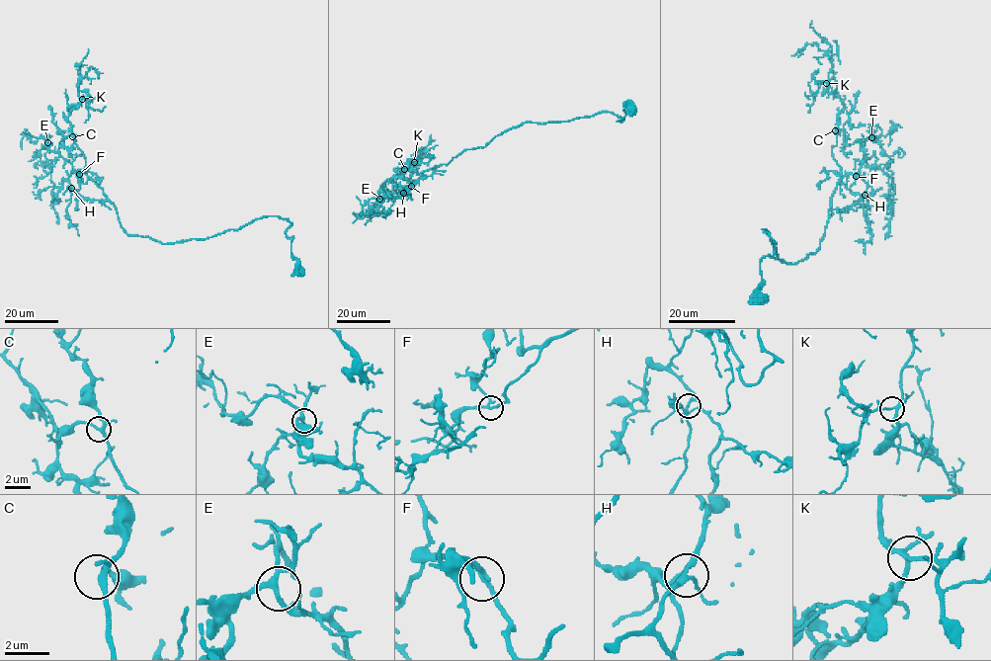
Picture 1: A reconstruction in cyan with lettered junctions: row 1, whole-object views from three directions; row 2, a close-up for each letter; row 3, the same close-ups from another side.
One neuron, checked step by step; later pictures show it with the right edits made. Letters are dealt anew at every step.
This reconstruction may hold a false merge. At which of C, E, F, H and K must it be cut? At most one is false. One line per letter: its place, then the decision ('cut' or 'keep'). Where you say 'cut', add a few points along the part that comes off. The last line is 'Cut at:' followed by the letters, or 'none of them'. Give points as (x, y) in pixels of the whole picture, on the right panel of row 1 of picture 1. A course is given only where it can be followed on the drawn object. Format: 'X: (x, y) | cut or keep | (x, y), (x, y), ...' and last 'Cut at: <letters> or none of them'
C: (835, 130) | keep
E: (871, 137) | keep
F: (856, 176) | keep
H: (865, 195) | keep
K: (826, 83) | keep
Cut at: none of them

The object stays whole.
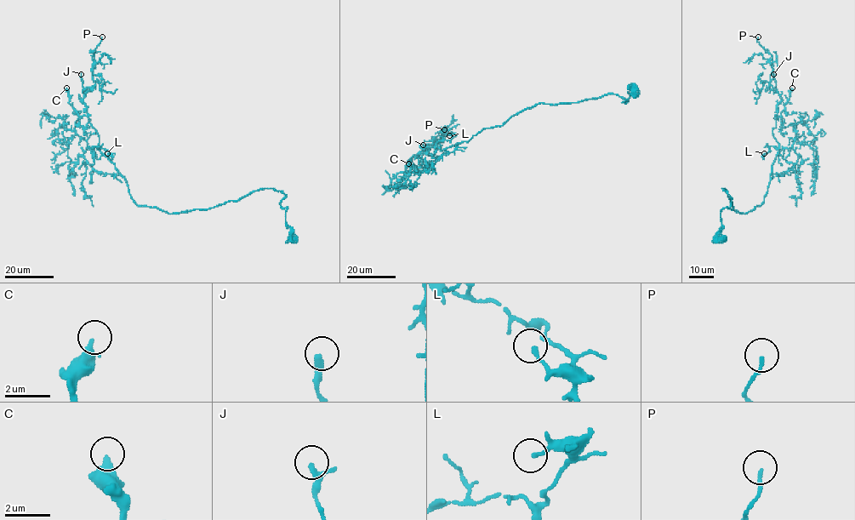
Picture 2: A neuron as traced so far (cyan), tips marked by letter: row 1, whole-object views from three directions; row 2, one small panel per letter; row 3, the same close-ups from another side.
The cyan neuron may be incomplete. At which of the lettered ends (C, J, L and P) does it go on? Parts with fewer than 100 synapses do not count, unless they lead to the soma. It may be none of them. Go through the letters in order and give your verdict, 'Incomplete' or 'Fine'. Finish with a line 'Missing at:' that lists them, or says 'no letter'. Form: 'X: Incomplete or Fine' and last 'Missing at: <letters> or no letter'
C: Incomplete
J: Fine
L: Fine
P: Fine
Missing at: C

